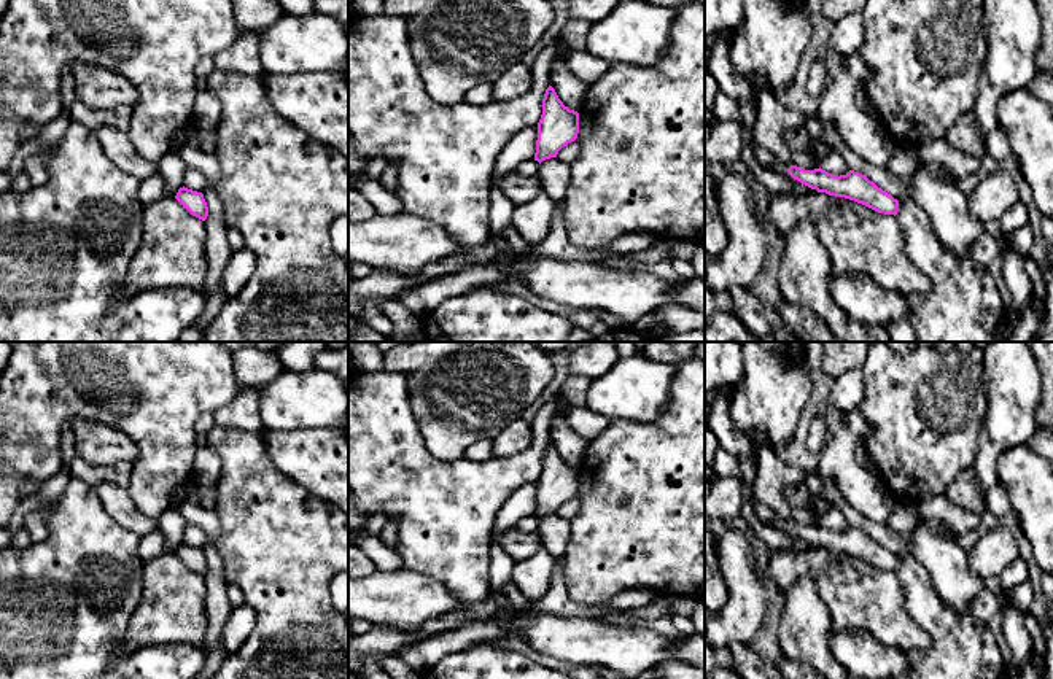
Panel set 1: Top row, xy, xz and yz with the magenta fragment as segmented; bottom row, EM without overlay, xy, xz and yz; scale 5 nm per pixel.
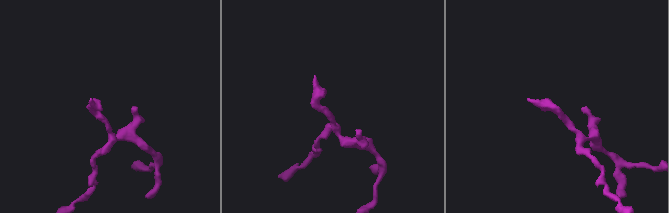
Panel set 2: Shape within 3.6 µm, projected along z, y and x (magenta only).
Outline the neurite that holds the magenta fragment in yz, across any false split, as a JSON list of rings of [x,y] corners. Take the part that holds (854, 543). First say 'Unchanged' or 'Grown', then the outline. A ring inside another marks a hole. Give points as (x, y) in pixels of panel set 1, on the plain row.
Unchanged. [[[791,522],[787,530],[818,549],[854,557],[878,569],[897,571],[899,557],[859,528],[849,526],[846,531],[838,533],[822,526],[821,523],[805,526],[797,522]]]

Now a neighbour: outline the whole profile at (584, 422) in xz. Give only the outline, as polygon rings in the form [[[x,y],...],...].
[[[582,405],[571,407],[566,413],[566,421],[576,434],[590,442],[600,436],[612,420]]]

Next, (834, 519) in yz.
[[[837,507],[829,509],[822,515],[821,525],[832,531],[838,531],[838,533],[846,531],[851,526],[849,522],[846,520],[845,514]]]

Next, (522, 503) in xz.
[[[528,482],[514,491],[499,507],[493,525],[493,533],[503,533],[515,528],[515,523],[520,518],[534,515],[536,496],[538,482]]]

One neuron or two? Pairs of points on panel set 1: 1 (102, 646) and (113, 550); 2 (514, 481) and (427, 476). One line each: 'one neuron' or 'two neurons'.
1: one neuron
2: one neuron

